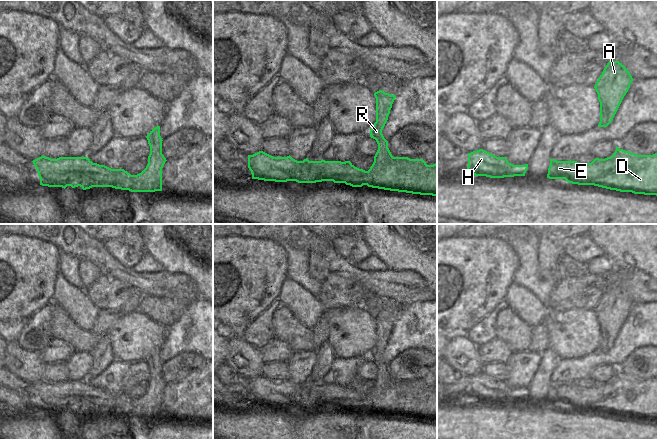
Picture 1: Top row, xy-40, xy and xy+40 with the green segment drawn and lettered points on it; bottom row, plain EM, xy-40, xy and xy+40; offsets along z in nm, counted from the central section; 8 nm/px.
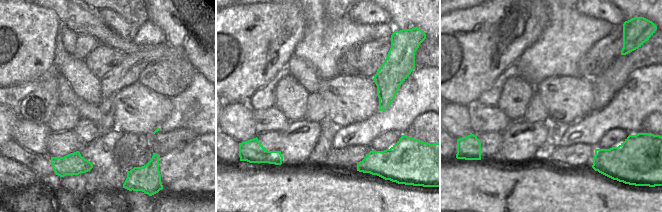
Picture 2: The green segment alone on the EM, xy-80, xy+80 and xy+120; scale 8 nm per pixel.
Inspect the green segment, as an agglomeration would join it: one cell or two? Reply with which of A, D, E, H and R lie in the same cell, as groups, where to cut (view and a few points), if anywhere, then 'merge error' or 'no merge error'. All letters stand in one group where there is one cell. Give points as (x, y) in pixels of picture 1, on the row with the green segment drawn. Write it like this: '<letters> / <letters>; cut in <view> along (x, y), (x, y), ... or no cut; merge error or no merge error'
A R / D E H; cut in xy along (394, 157), (374, 176), (374, 180), (369, 186); merge error

